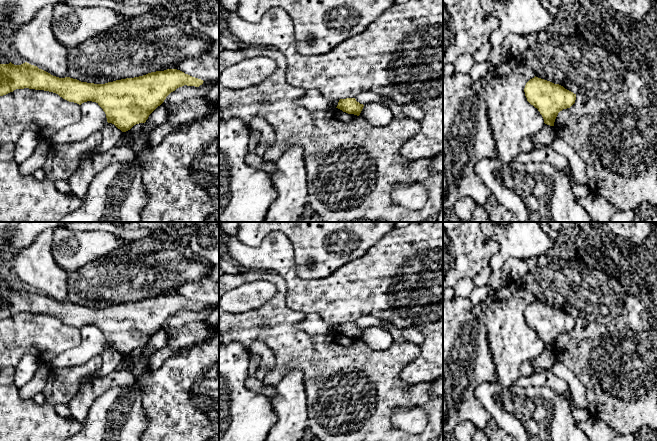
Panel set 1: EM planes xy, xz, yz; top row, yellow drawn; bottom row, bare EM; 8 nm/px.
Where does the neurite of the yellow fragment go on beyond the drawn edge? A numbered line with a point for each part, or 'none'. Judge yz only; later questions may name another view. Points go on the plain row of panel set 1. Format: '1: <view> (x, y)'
none

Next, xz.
none

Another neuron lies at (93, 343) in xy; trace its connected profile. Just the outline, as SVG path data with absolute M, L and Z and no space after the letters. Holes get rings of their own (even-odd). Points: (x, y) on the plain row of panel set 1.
M87 325L80 329L80 333L81 344L55 358L50 364L52 368L84 364L94 356L101 355L108 347L106 338L98 327Z

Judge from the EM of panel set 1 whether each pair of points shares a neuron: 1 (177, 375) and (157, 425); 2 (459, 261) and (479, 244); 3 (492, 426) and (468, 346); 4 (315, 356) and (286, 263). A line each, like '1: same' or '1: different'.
1: same
2: same
3: different
4: different

